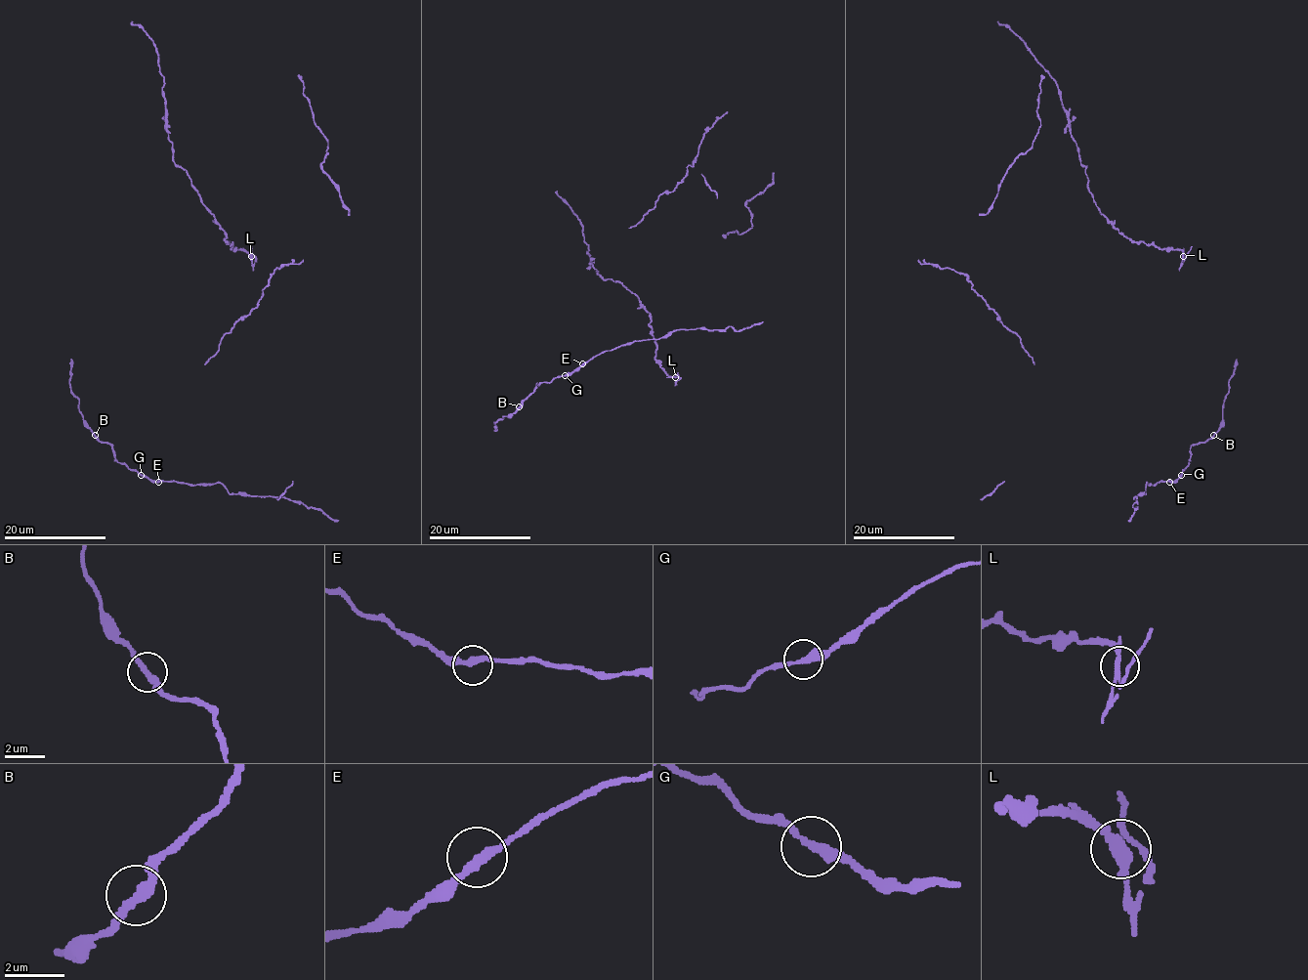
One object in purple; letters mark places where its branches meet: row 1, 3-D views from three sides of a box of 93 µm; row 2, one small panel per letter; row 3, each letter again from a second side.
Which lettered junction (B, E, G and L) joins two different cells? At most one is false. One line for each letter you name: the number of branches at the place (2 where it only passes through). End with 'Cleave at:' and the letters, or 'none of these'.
L: 2
Cleave at: L

